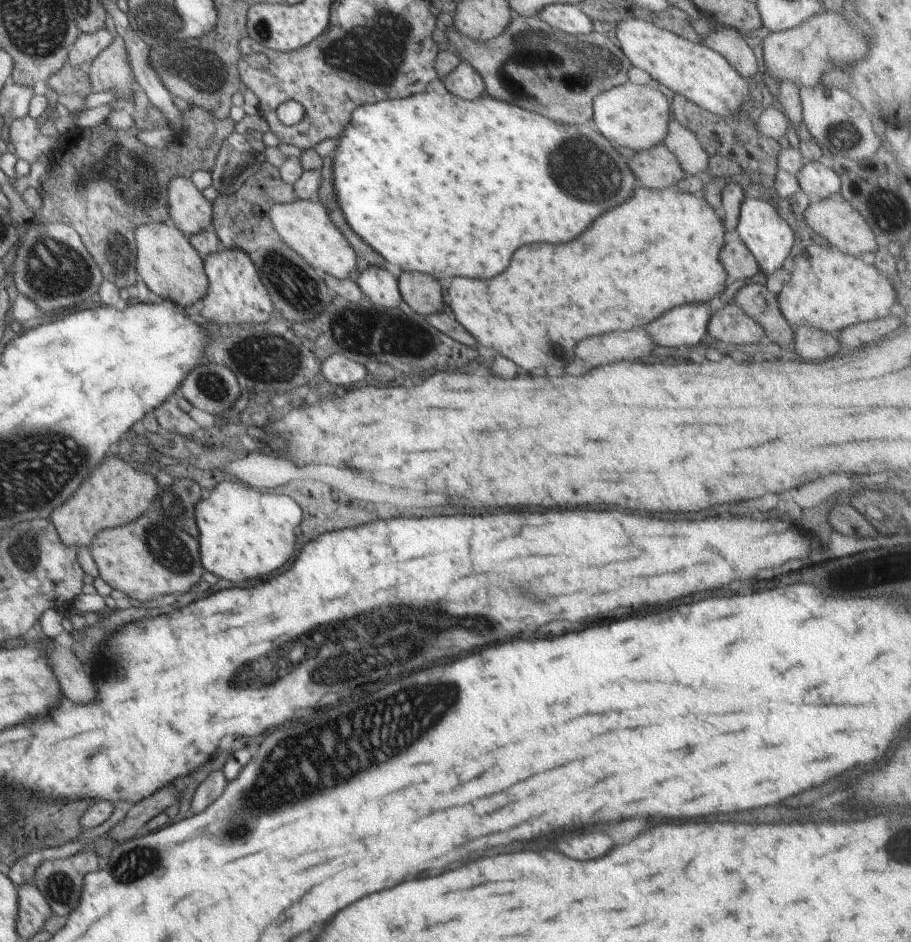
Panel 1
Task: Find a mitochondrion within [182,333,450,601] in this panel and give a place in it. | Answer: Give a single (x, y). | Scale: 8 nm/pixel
(215, 385)

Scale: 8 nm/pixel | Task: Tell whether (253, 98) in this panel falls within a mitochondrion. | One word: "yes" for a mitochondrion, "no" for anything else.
no

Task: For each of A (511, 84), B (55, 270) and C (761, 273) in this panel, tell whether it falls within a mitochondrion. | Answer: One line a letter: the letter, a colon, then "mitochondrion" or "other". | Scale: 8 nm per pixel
A: mitochondrion
B: mitochondrion
C: other

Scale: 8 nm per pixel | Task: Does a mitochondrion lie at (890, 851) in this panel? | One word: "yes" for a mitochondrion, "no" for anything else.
yes

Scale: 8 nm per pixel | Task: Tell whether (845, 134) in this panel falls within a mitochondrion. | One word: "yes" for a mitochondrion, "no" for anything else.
yes

